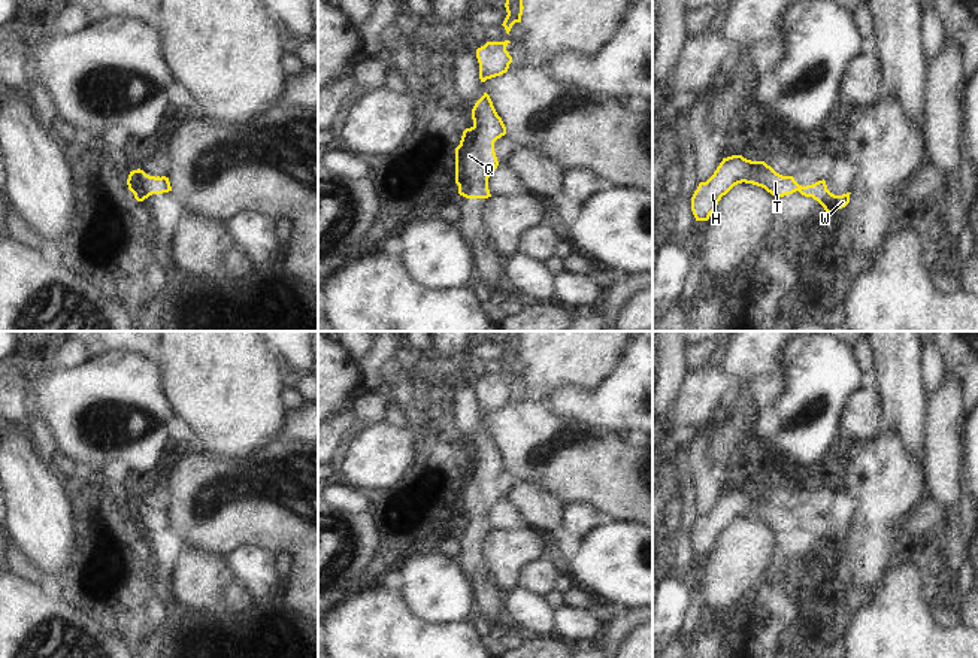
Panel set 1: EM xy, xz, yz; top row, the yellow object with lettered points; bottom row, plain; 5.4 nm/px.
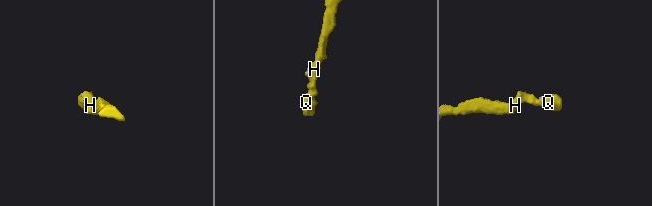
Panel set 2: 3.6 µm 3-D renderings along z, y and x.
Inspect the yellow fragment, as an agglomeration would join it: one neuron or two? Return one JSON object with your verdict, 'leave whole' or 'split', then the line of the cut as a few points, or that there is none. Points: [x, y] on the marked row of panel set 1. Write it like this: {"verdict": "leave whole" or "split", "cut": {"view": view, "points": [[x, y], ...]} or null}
{"verdict": "leave whole", "cut": null}

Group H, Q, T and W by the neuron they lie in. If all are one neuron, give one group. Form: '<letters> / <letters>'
H Q T W

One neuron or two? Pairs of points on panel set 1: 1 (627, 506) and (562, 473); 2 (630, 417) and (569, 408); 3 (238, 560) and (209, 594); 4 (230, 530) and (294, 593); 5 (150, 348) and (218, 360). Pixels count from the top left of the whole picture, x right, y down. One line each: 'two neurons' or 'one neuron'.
1: one neuron
2: one neuron
3: two neurons
4: one neuron
5: two neurons

